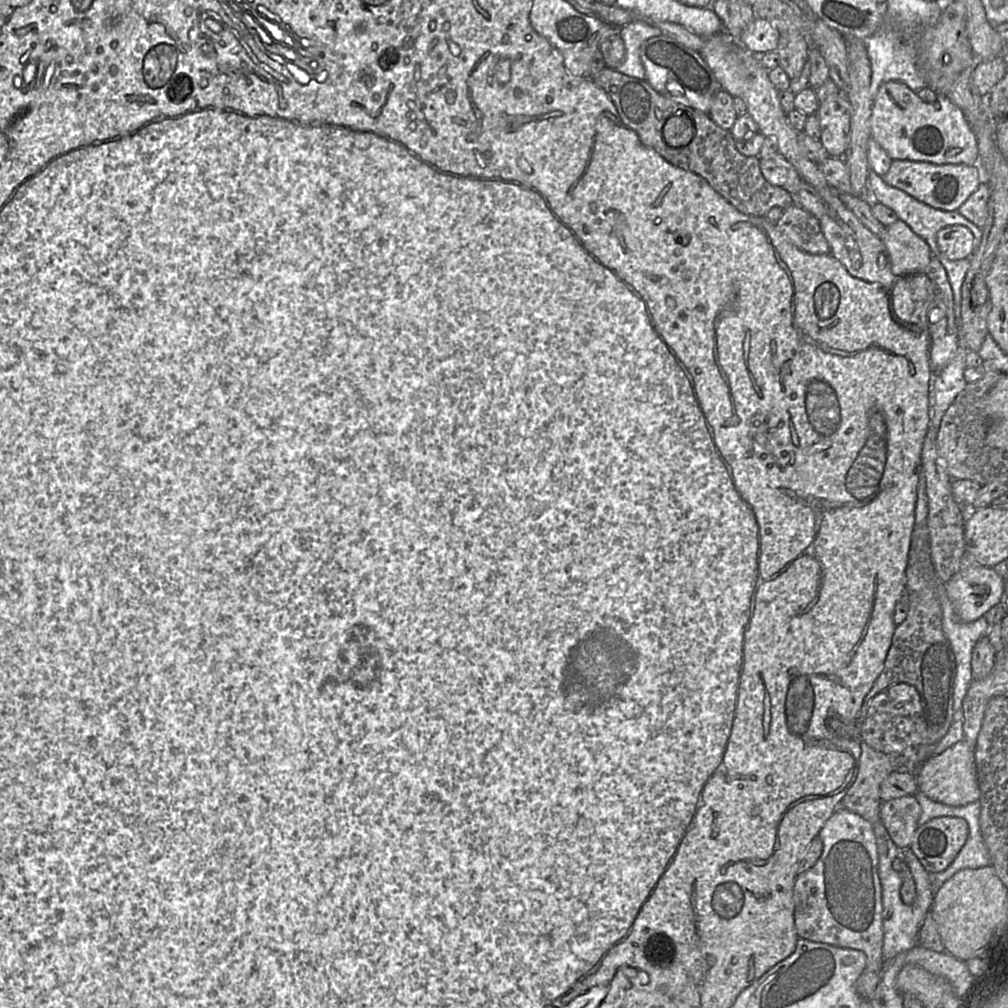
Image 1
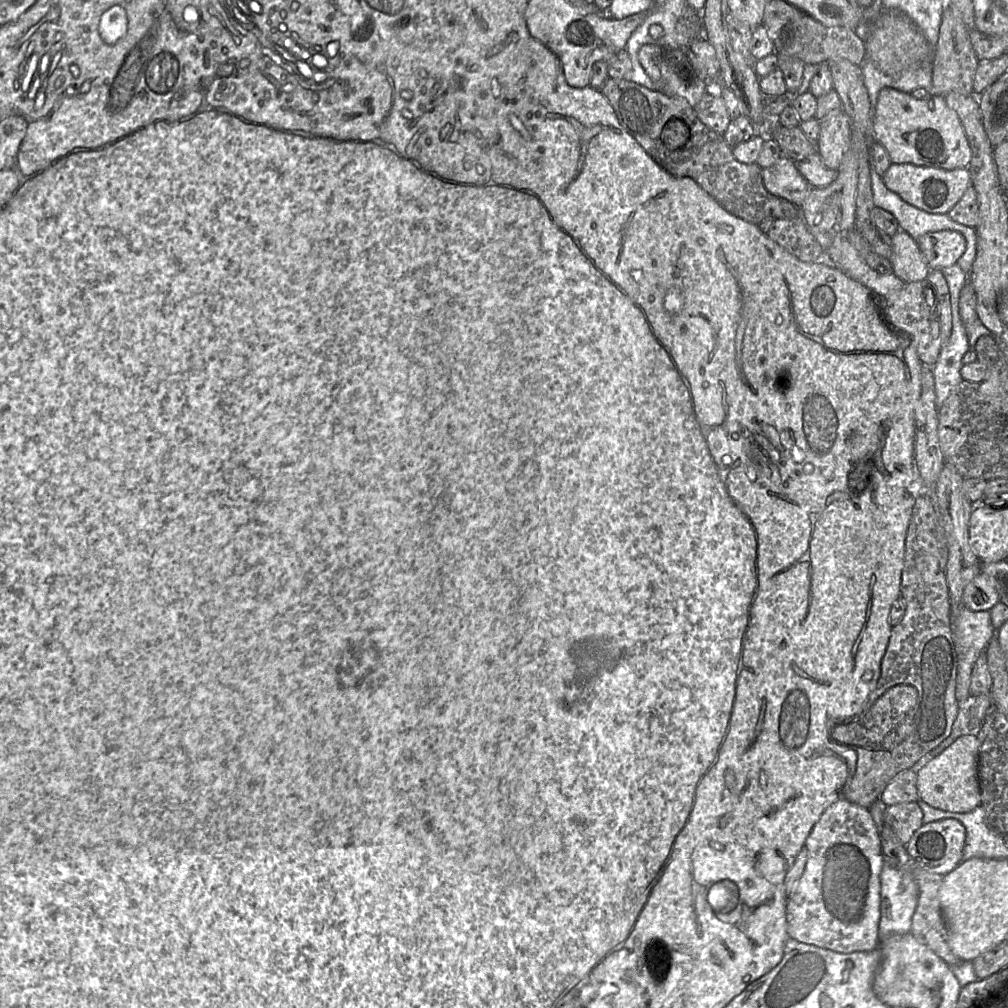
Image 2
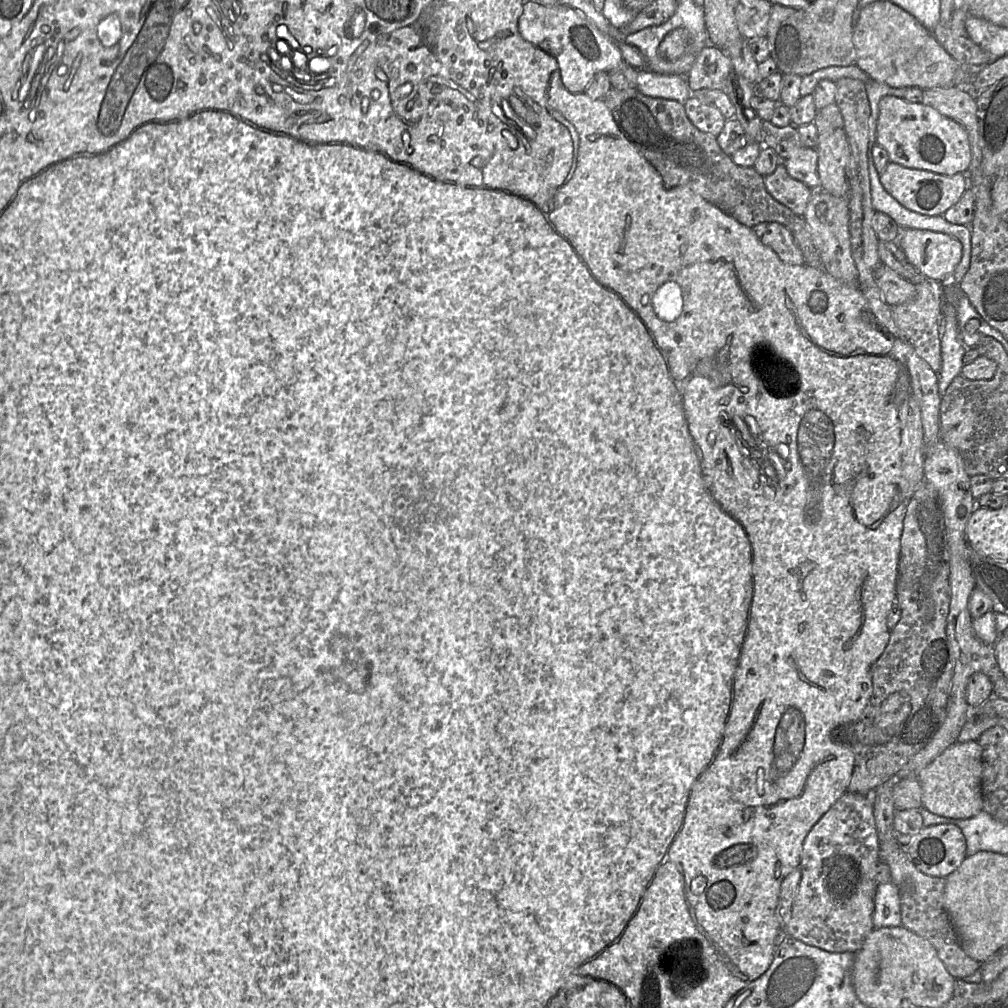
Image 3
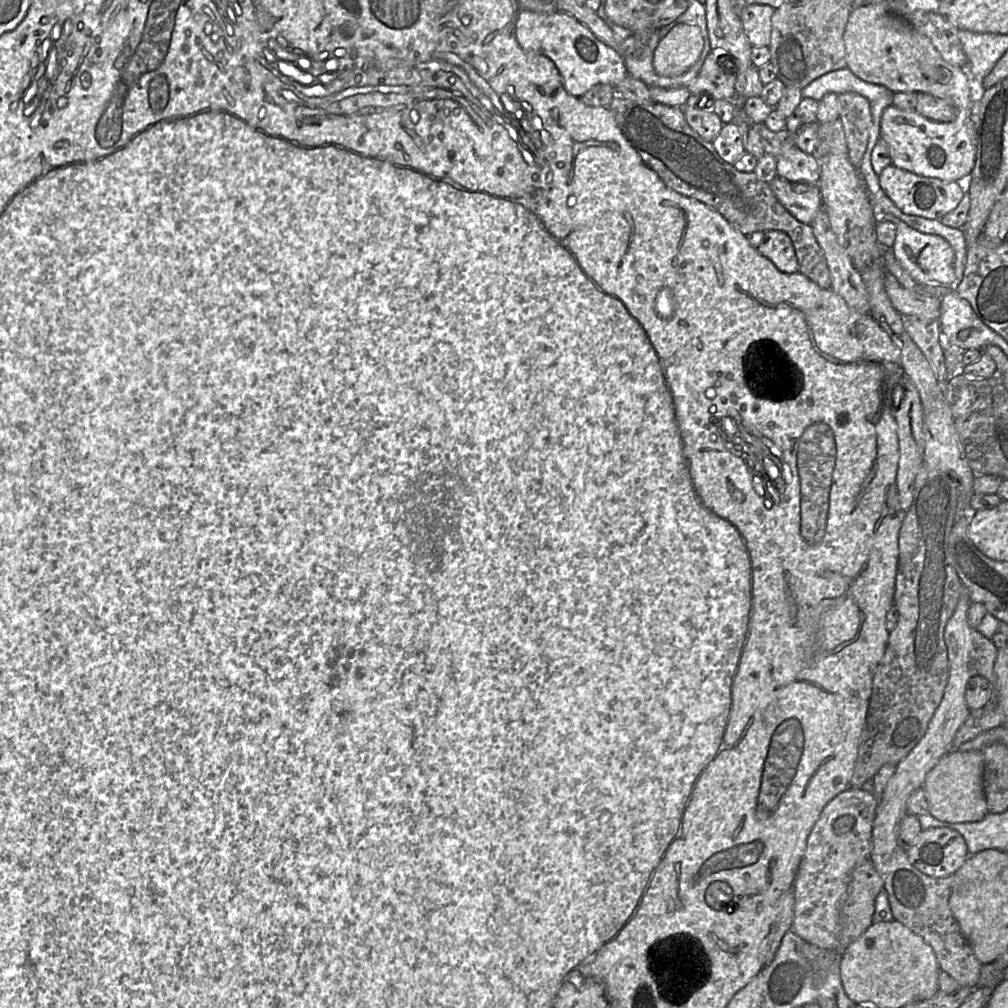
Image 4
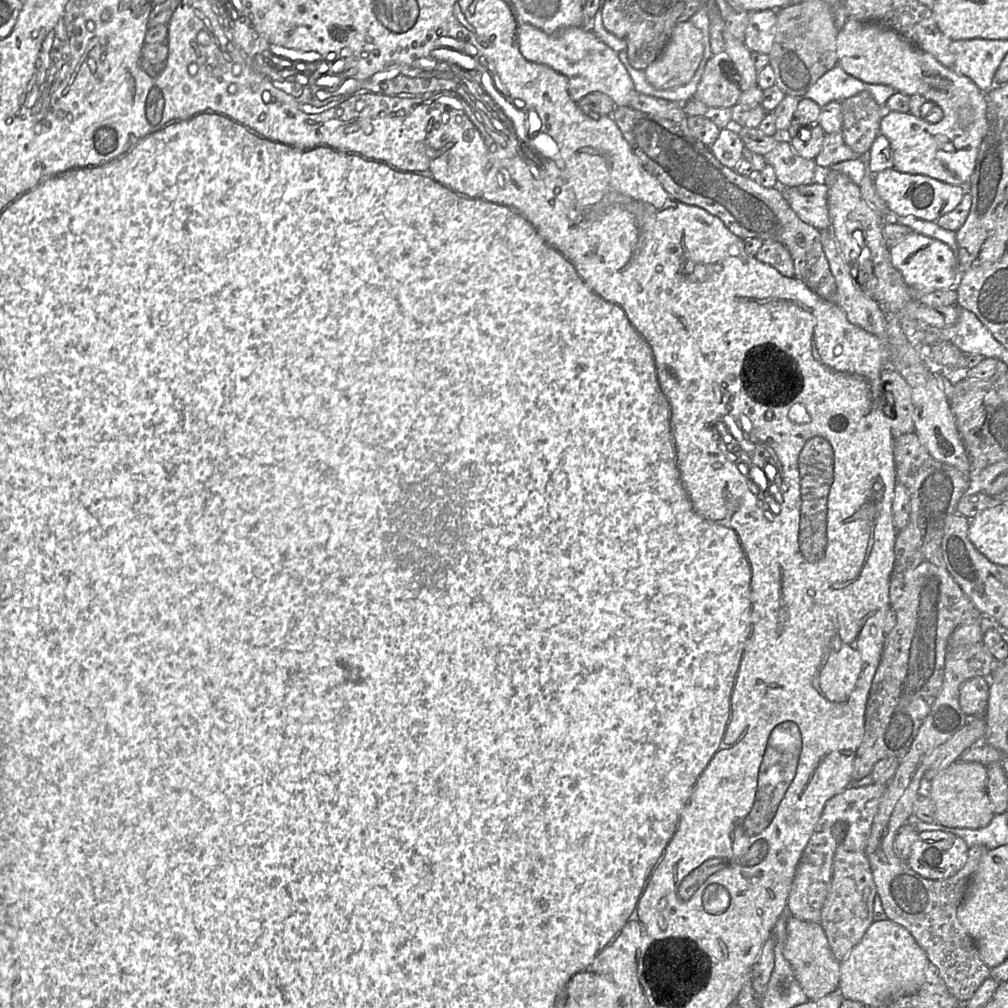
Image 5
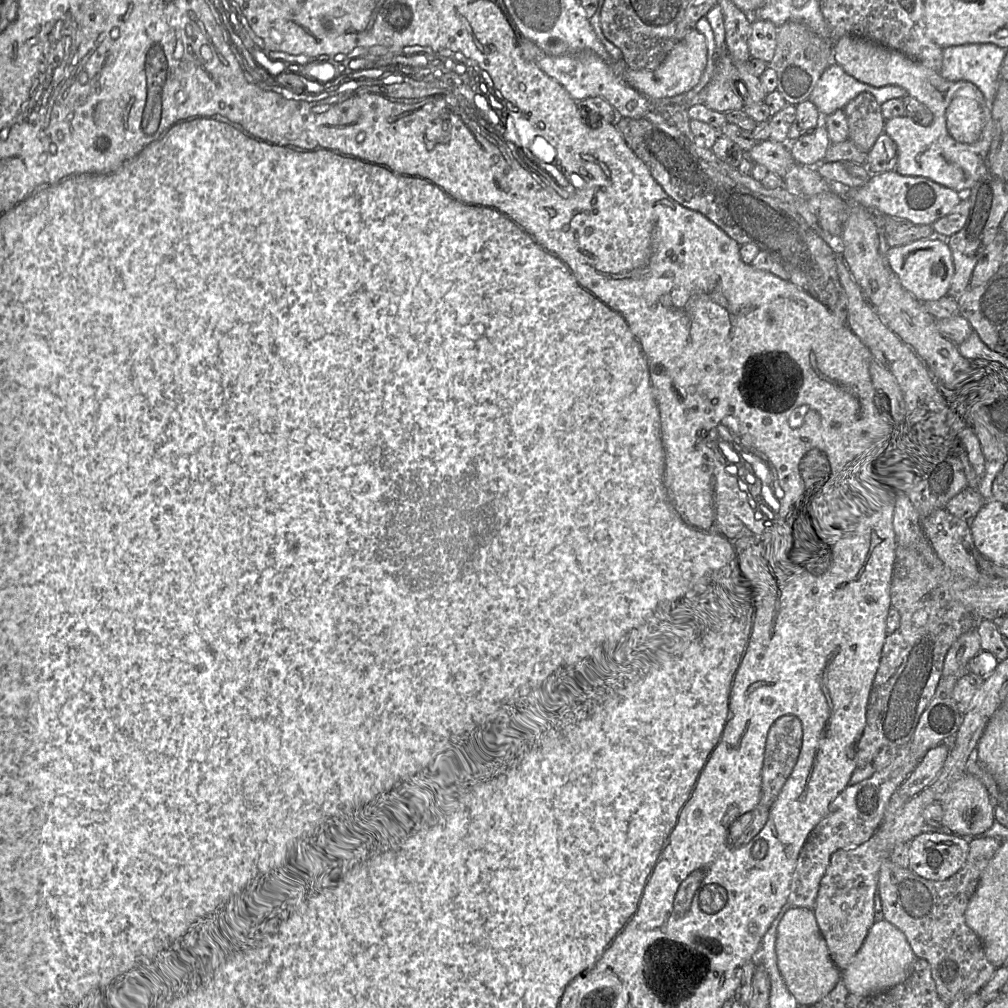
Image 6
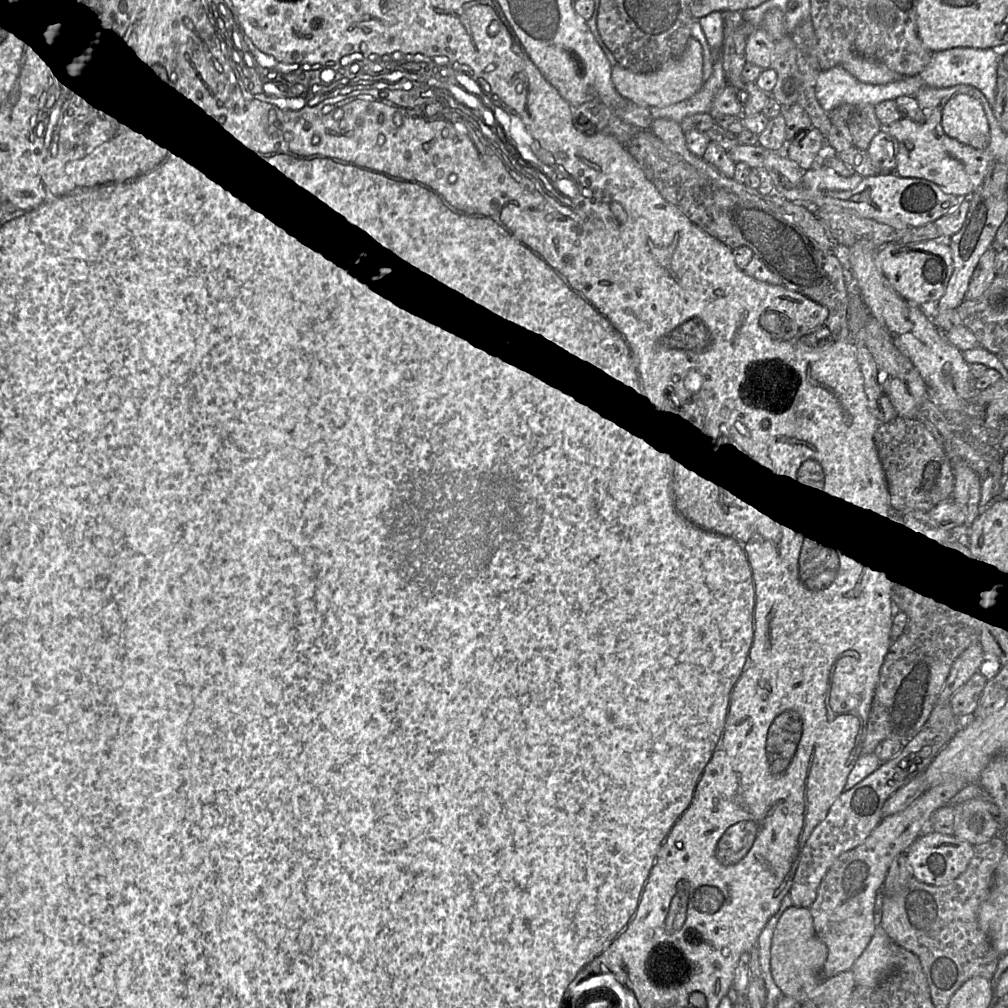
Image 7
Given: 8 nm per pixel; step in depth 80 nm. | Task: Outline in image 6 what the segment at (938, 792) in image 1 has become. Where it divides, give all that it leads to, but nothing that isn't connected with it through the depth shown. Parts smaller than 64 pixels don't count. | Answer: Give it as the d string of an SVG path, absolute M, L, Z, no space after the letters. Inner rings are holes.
M965 774L943 793L942 824L961 837L976 837L988 830L995 821L994 803L984 784Z

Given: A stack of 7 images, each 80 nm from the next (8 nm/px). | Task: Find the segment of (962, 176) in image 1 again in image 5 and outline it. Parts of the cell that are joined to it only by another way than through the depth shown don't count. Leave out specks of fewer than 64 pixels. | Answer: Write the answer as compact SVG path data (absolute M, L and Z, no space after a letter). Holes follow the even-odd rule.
M893 167L875 174L872 180L877 195L893 216L914 216L926 221L935 221L953 210L963 196L960 186L947 184L926 175L899 172Z

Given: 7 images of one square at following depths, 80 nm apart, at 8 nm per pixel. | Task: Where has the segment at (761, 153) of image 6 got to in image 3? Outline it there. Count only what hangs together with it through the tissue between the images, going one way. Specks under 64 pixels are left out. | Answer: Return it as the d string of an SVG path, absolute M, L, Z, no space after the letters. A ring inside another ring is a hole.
M802 147L782 162L792 178L804 183L812 191L821 188L815 149Z

